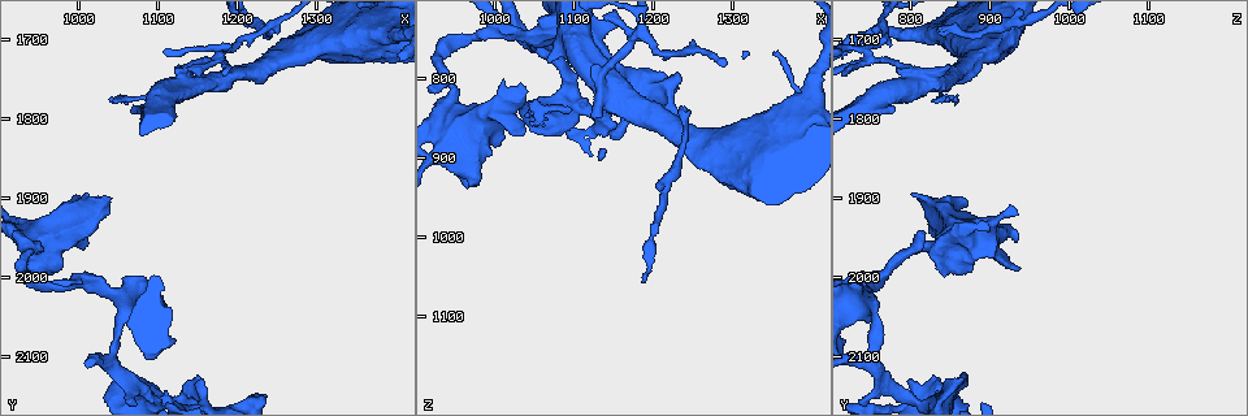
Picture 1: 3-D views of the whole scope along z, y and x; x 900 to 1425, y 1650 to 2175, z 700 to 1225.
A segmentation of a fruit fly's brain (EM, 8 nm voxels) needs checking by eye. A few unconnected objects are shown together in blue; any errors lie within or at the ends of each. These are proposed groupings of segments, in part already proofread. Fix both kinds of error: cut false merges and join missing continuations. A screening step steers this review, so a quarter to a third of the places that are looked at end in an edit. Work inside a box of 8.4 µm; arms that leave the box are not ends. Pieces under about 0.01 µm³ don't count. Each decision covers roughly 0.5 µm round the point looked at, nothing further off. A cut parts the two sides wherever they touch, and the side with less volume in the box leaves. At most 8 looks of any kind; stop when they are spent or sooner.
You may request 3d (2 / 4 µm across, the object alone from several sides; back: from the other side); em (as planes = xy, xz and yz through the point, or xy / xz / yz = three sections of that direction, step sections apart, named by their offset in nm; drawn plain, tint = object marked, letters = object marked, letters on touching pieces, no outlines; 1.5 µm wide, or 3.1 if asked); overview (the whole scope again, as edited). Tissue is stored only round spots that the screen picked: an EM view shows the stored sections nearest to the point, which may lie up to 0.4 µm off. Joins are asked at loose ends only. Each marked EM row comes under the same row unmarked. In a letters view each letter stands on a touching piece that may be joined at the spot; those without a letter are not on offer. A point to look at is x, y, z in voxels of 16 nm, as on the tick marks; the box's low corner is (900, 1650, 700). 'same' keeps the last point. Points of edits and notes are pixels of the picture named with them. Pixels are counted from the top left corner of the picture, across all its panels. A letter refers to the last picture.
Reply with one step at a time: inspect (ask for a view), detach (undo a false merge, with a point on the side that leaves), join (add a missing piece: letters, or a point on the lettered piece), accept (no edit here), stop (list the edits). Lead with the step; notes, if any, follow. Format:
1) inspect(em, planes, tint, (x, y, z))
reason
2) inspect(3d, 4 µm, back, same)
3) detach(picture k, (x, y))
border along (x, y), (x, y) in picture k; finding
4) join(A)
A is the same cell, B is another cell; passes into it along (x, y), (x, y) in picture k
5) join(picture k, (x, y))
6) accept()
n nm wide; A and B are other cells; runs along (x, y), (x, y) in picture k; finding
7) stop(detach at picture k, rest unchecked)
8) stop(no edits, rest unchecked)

inspect(em, planes, letters, (1185, 1715, 740))
abrupt turn

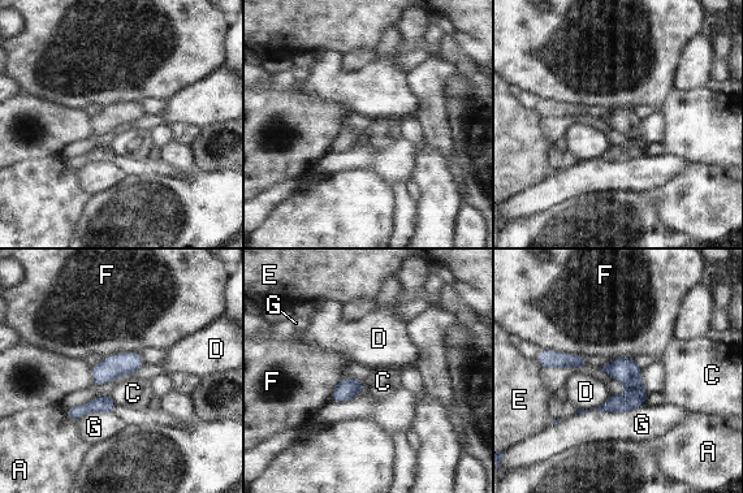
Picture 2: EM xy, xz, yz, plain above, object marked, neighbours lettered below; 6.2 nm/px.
detach(picture 2, (631, 399))
A, C, D, E, F and G are other cells; border along (639, 386), (629, 392) in picture 2; a second neuron is stuck on

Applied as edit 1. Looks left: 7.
inspect(3d, 2 µm, (985, 2005, 745))

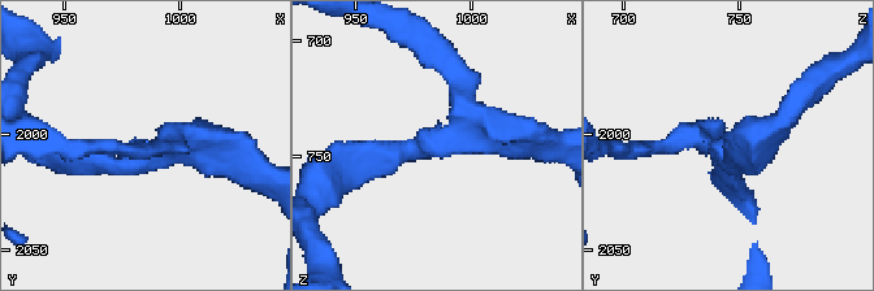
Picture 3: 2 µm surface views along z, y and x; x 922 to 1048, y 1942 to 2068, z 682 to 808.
inspect(em, planes, letters, (988, 2006, 741))

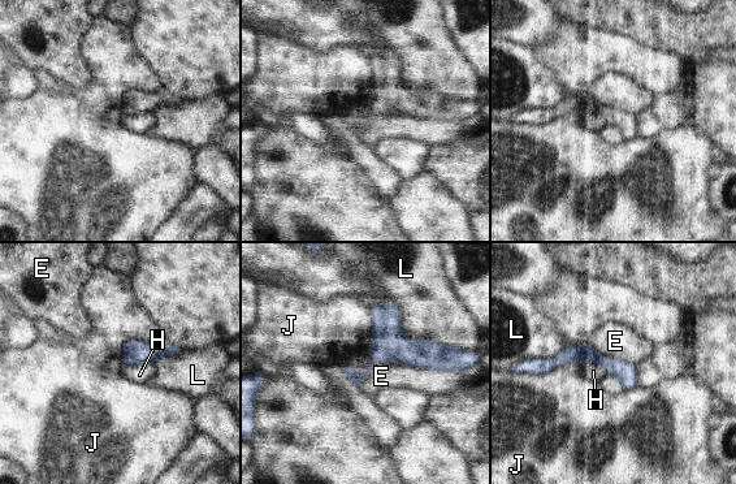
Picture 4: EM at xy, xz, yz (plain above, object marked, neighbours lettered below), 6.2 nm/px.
accept()
140 nm wide; E, H, J and L are other cells; border along (368, 349), (375, 362), (455, 372) in picture 4; continuous, no second neuron

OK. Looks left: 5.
inspect(em, planes, letters, (980, 1950, 930))
free end

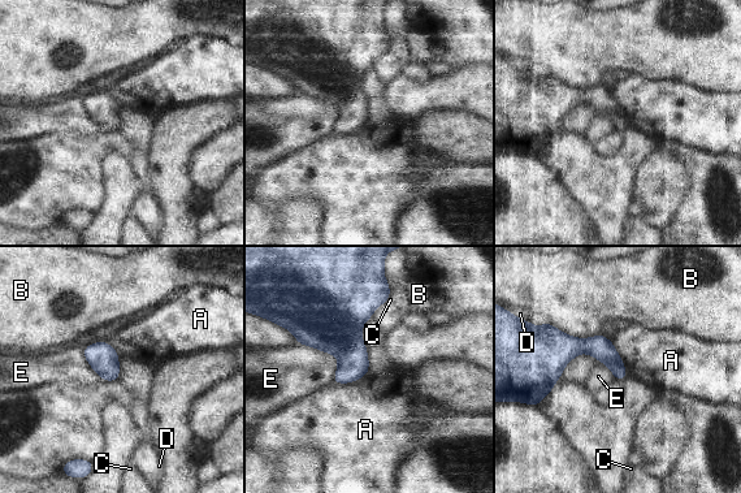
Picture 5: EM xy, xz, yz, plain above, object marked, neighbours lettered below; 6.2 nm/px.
accept()
A, B, C, D and E are other cells; border along (297, 344), (337, 358), (333, 383) in picture 5; no lettered piece goes on from it

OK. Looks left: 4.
stop(detach at picture 2, rest unchecked)

